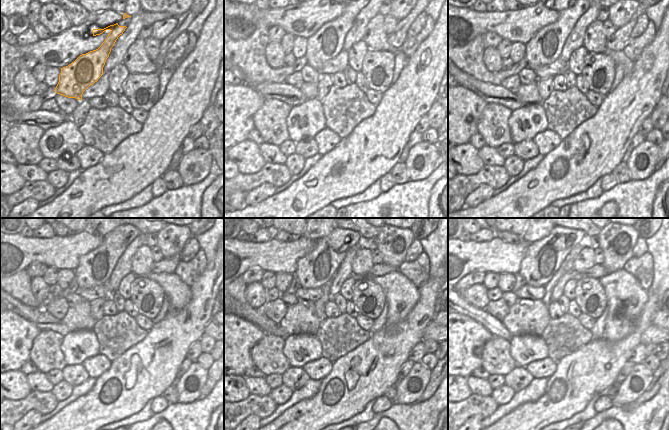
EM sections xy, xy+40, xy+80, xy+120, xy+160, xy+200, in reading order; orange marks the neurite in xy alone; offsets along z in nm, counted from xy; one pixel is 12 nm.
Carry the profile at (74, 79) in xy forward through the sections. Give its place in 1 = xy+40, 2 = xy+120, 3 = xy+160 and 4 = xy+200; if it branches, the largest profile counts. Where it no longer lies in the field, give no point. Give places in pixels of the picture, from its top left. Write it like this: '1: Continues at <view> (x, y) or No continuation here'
1: Continues at xy+40 (305, 72)
2: Continues at xy+120 (95, 268)
3: Continues at xy+160 (314, 269)
4: Continues at xy+200 (543, 258)

